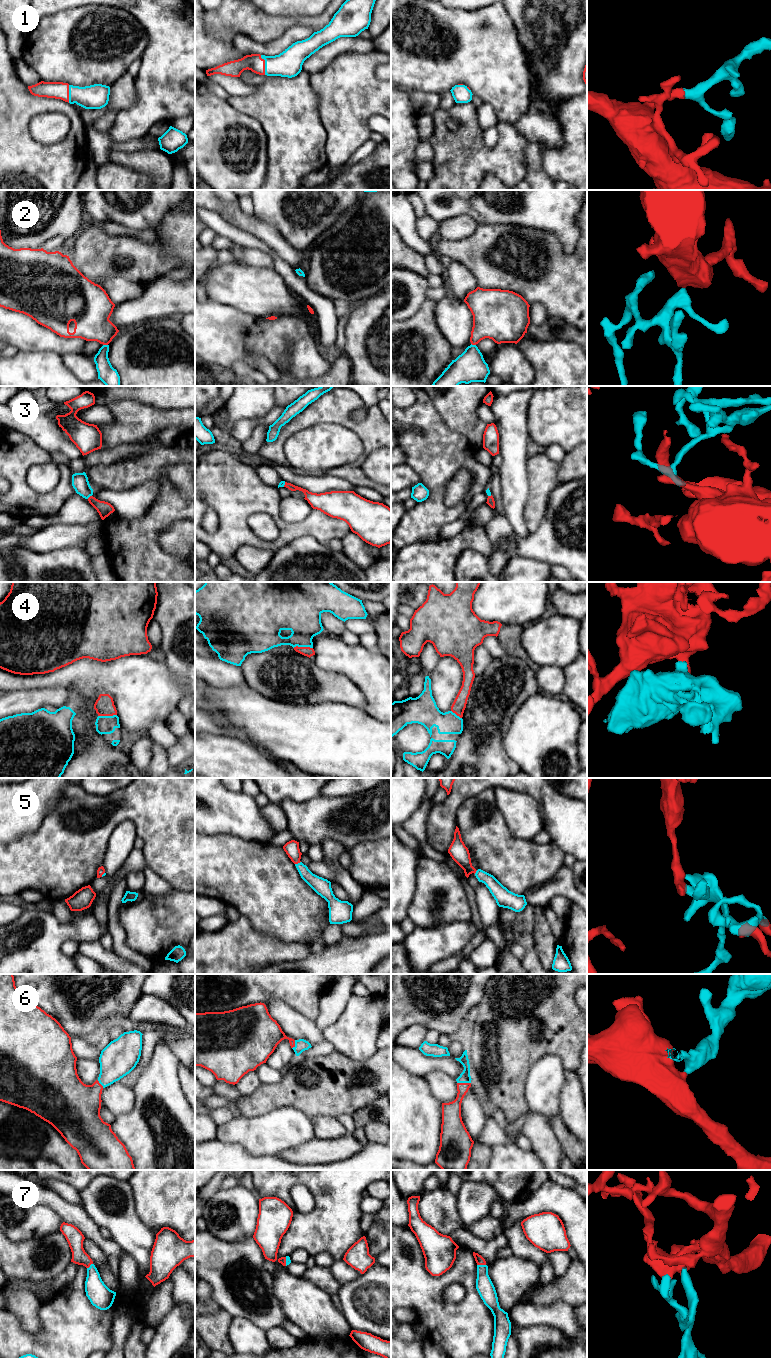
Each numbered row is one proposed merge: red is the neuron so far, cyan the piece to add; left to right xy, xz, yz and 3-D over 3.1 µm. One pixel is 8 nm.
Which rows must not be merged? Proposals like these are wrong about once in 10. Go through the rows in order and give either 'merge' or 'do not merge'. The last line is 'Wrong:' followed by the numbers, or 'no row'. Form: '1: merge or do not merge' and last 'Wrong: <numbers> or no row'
1: merge
2: merge
3: merge
4: merge
5: merge
6: merge
7: merge
Wrong: no row

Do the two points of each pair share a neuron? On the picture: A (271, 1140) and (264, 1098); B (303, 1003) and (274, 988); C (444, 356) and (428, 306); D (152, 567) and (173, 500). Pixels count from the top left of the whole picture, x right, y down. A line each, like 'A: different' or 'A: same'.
A: different
B: same
C: same
D: same

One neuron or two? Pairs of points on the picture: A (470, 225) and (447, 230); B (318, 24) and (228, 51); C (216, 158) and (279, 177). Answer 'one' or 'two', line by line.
A: one
B: two
C: two

